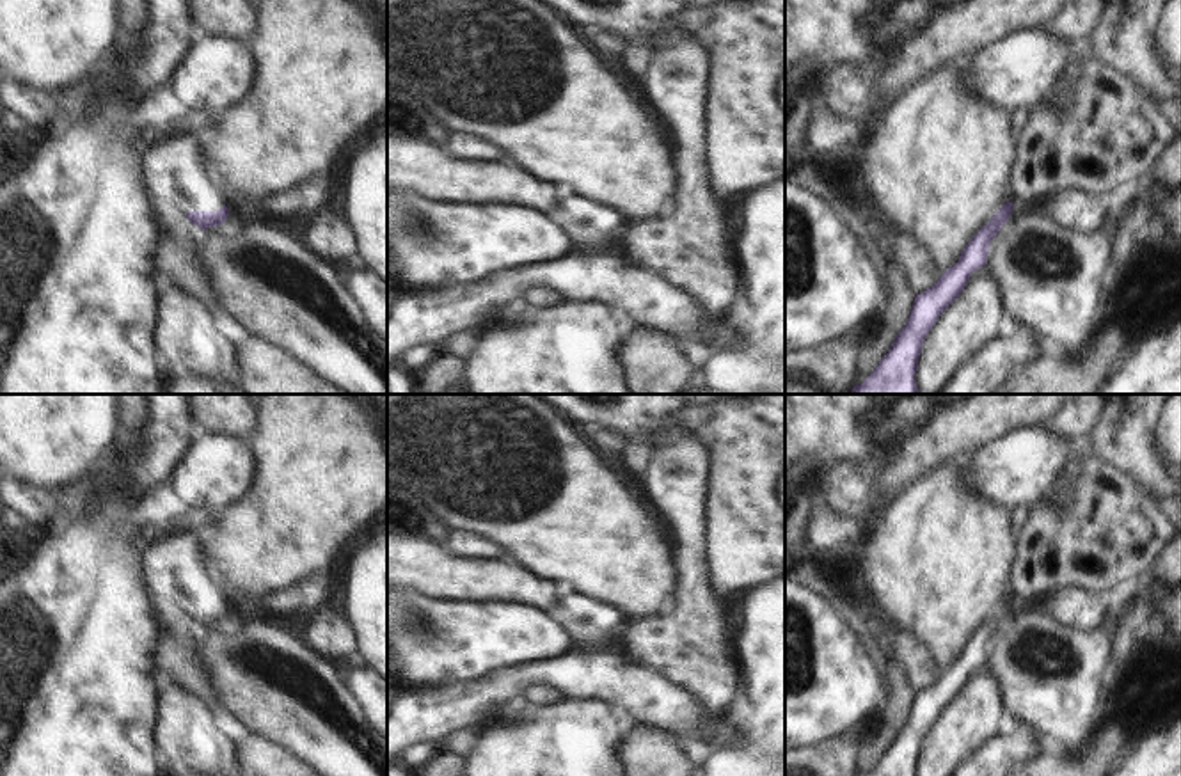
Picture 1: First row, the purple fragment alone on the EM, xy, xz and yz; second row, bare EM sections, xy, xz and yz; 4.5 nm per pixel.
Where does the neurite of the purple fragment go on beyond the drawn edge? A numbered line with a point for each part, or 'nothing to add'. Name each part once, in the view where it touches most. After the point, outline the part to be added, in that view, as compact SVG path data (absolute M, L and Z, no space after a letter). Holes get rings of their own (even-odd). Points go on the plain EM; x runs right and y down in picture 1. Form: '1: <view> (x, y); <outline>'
1: xy (174, 570); M195 534L155 542L142 552L140 574L149 595L179 611L218 609L226 602Z

